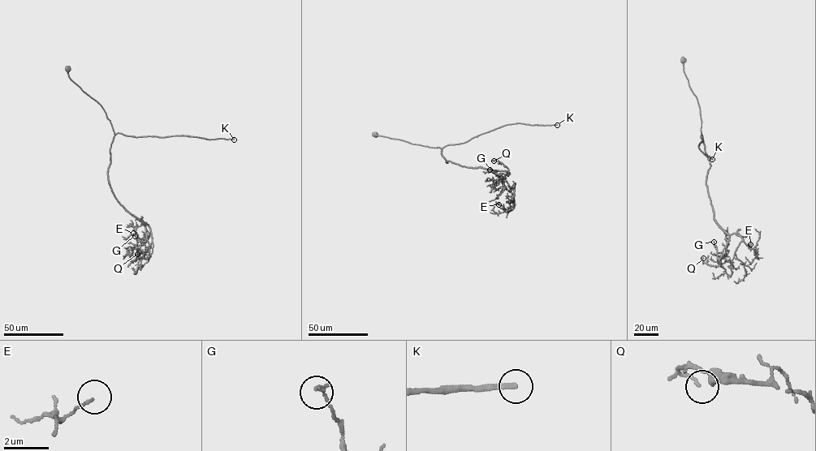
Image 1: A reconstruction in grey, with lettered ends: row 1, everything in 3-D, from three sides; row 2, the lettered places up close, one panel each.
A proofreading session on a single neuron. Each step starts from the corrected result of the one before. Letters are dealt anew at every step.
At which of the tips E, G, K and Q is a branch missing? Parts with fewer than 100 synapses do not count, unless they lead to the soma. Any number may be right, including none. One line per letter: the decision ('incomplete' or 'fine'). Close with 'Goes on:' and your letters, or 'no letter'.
E: fine
G: fine
K: incomplete
Q: fine
Goes on: K

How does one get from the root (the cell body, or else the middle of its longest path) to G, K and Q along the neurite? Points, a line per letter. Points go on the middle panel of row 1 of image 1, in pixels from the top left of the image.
G: (375, 134), (438, 147), (447, 163), (485, 168), (502, 179), (509, 173), (490, 169)
K: (375, 134), (442, 148), (448, 145), (464, 143), (507, 125), (557, 125)
Q: (375, 134), (438, 147), (447, 163), (485, 168), (502, 179), (509, 173), (507, 168), (494, 161)

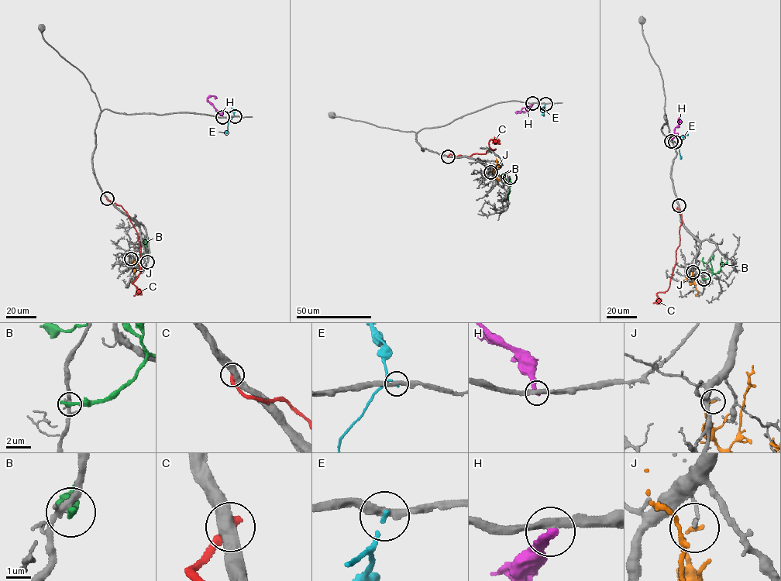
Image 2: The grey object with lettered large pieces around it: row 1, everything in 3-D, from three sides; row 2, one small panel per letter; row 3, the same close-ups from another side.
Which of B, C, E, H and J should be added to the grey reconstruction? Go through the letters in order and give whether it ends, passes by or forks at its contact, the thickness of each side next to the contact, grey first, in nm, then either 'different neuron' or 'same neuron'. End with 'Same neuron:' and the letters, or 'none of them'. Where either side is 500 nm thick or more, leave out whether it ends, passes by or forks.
B: it ends | 200/360 nm | different neuron
C: 500/380 nm | different neuron
E: it ends | 300/150 nm | different neuron
H: it ends | 340/320 nm | different neuron
J: it ends | 140/140 nm | different neuron
Same neuron: none of them

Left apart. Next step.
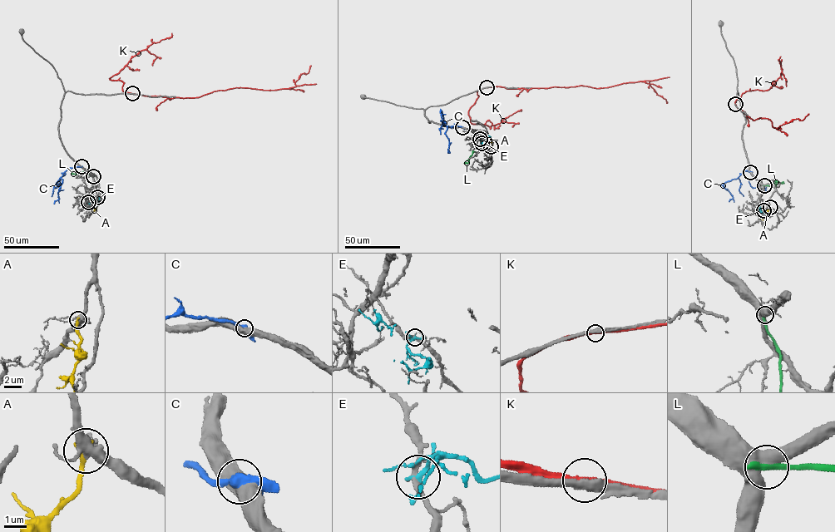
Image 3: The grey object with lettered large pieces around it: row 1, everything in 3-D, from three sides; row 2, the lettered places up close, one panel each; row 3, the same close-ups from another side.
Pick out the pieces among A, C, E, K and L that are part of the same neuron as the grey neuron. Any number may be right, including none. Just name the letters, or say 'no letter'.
no letter

